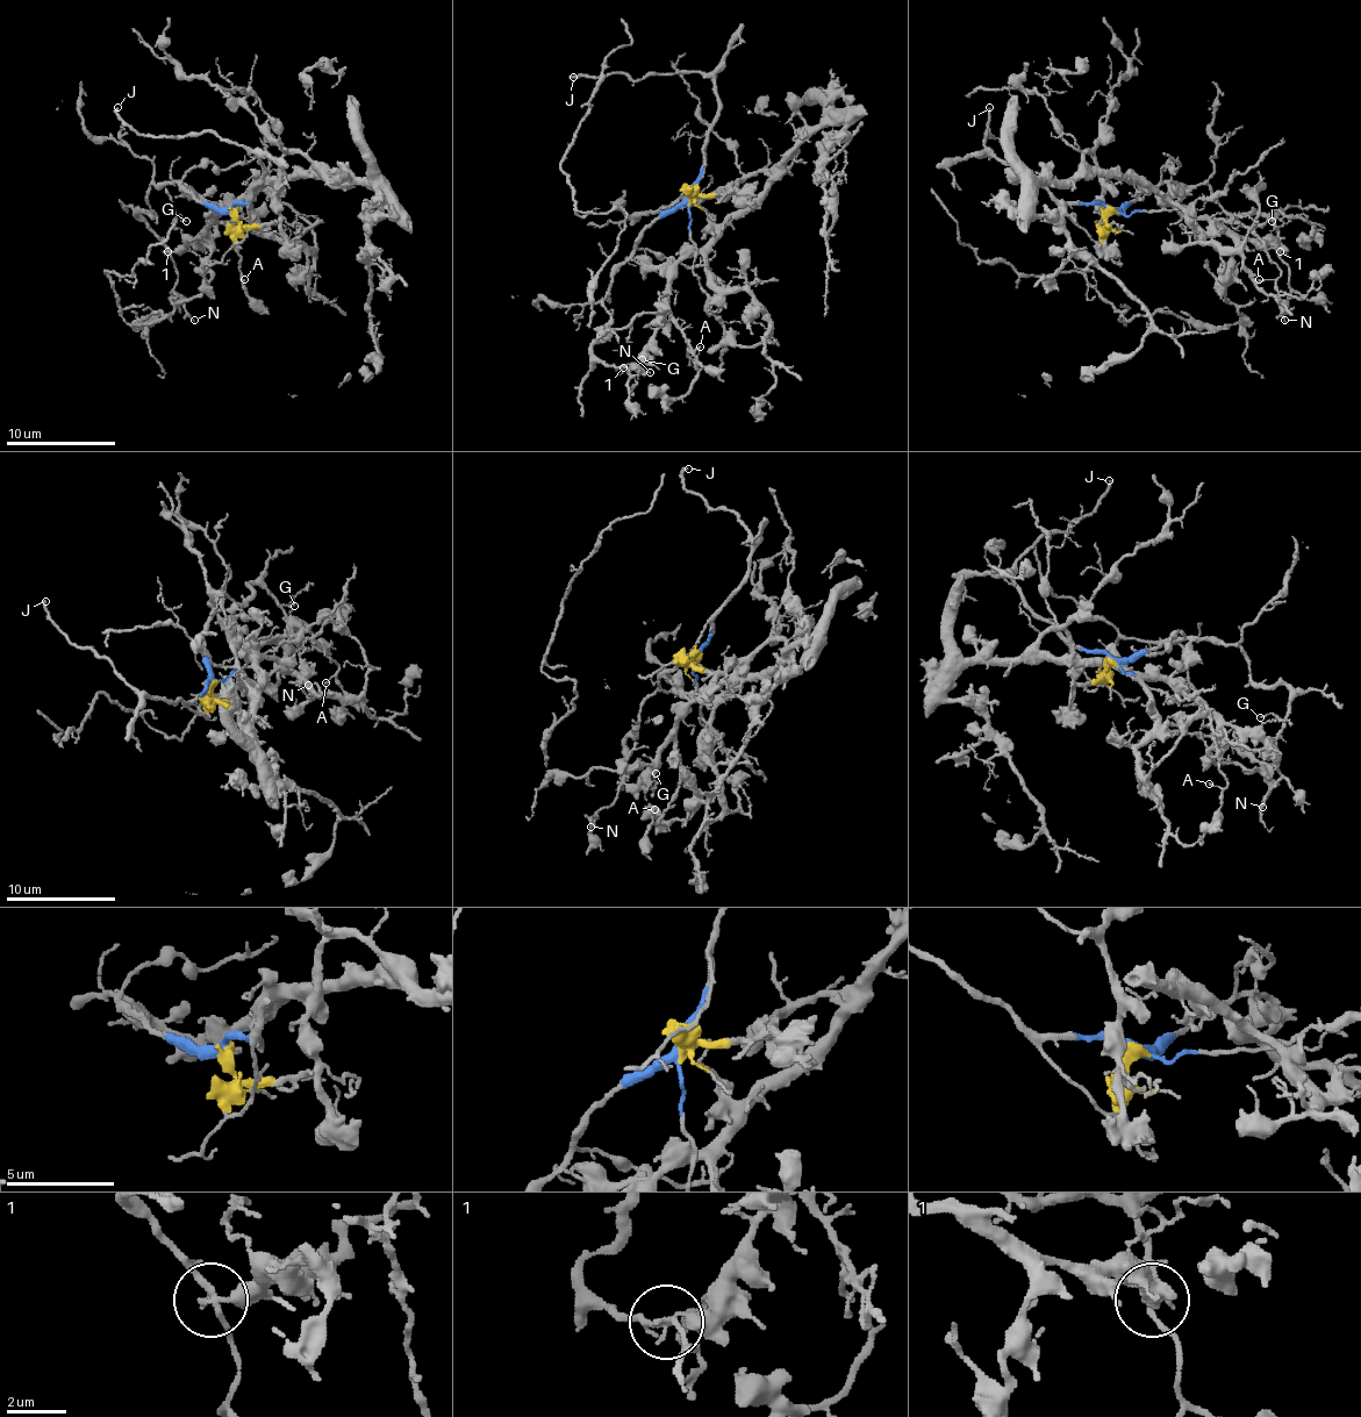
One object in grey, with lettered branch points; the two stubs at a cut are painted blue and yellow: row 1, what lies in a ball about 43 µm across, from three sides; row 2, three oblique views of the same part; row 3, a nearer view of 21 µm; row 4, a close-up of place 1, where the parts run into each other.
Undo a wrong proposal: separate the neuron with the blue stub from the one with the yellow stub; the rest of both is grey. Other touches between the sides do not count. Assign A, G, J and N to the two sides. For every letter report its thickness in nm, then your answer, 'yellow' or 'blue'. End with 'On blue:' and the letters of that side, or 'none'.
A: calibre 120 nm; yellow
G: calibre 100 nm; yellow
J: calibre 200 nm; blue
N: calibre 120 nm; blue
On blue: J, N

